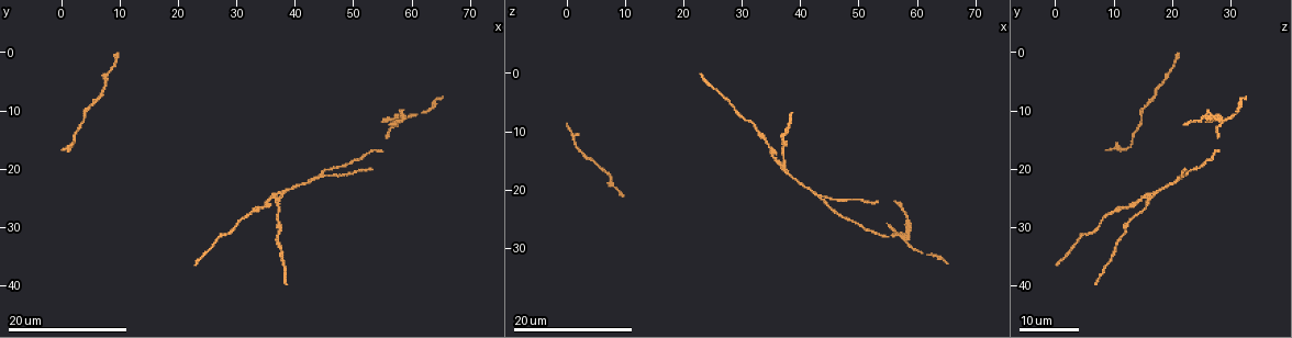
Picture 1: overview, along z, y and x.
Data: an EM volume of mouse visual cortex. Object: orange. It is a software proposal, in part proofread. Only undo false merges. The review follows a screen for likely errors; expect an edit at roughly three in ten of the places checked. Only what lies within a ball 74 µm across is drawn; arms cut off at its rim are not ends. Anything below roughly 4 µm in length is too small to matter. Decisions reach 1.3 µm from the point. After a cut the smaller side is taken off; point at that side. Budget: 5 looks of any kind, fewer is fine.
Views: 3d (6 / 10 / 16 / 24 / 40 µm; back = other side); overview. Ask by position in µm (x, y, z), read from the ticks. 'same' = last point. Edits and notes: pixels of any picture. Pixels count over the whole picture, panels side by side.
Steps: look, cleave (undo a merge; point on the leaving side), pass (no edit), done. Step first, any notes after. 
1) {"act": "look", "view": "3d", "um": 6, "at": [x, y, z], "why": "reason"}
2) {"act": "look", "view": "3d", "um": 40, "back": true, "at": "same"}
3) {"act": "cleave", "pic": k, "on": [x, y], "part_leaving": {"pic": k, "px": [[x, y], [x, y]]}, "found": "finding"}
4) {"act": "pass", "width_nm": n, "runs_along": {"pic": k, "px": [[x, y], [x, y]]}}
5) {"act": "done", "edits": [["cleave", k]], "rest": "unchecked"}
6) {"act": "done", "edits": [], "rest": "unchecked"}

{"act": "look", "view": "3d", "um": 16, "at": [27.5, 31.0, 4.0]}

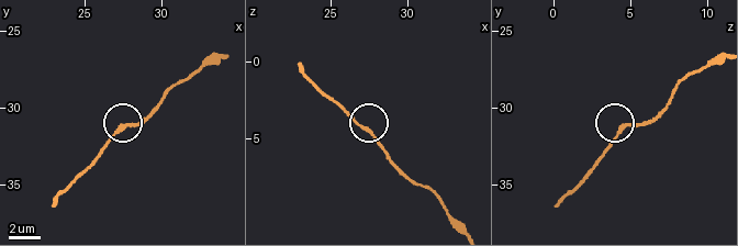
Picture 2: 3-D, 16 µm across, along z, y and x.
{"act": "look", "view": "3d", "um": 10, "at": [27.4, 31.4, 4.2], "why": "closer look"}

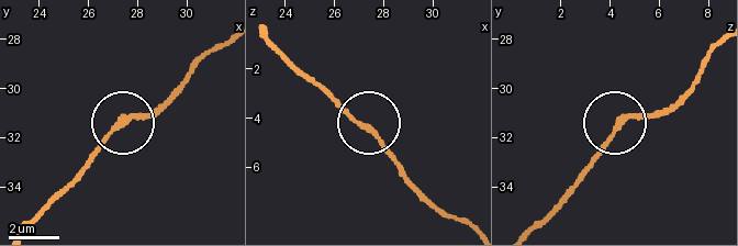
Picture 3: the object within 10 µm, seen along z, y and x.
{"act": "pass", "width_nm": 210, "runs_along": {"pic": 3, "px": [[404, 178], [375, 130], [326, 88]]}, "found": "continuous, no second neuron"}

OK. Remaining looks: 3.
{"act": "look", "view": "3d", "um": 24, "at": [58.0, 11.5, 29.0], "why": "three arms meet"}

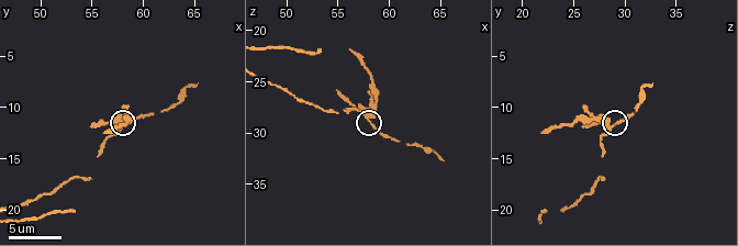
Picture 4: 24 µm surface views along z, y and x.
{"act": "look", "view": "3d", "um": 6, "at": [58.0, 11.6, 28.8]}

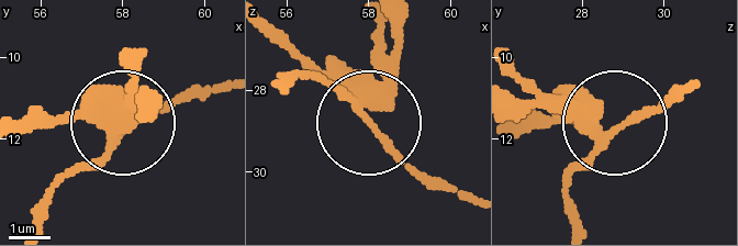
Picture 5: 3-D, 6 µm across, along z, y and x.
{"act": "cleave", "pic": 5, "on": [130, 107], "side_arm_um": 8, "part_leaving": {"pic": 5, "px": [[601, 135], [510, 103]]}, "found": "two neurons meet here"}

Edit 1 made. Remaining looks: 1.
{"act": "done", "edits": [["cleave", 5]], "rest": "unchecked"}

